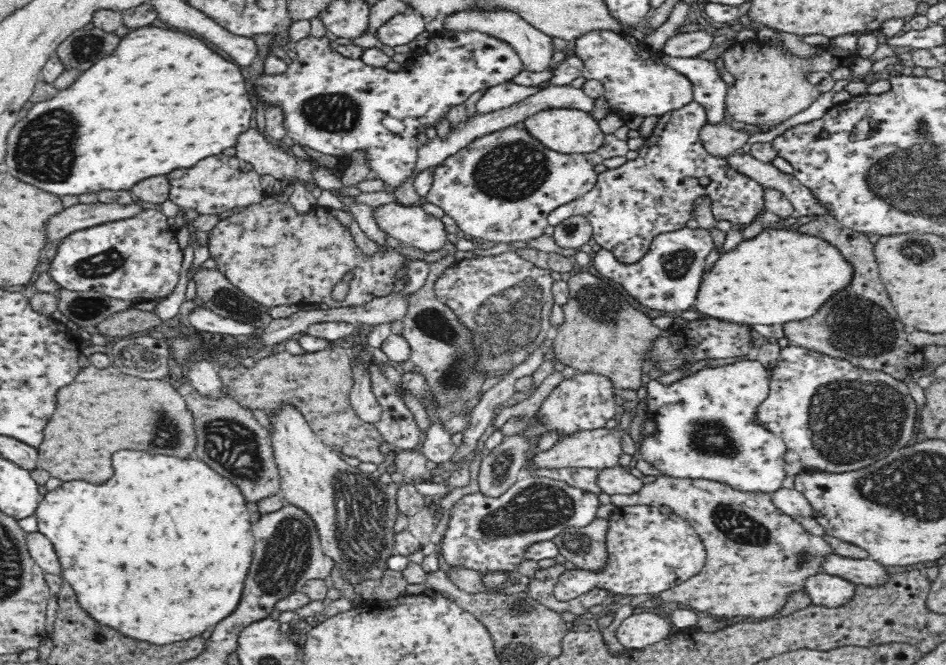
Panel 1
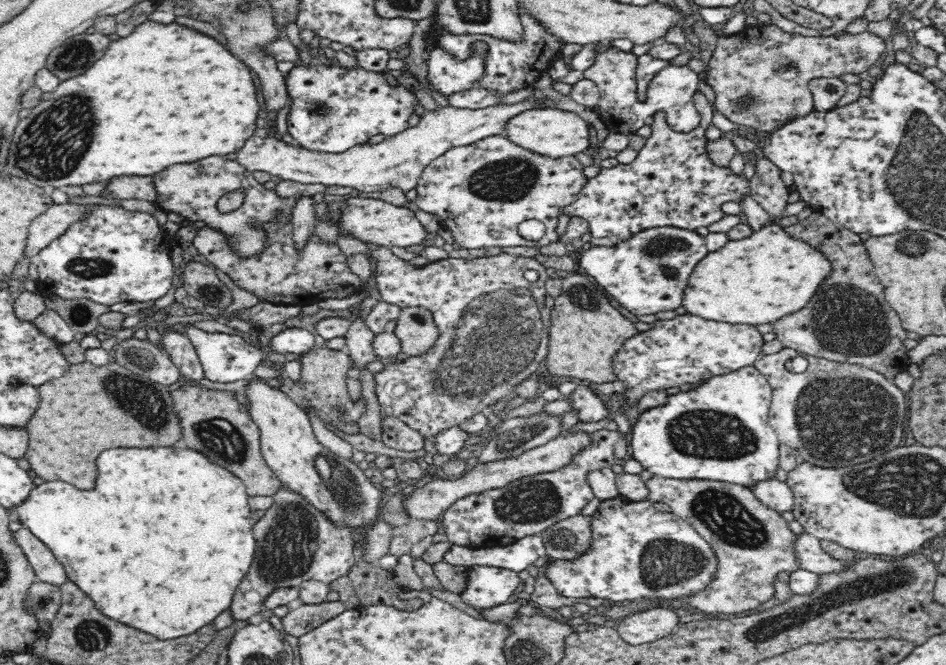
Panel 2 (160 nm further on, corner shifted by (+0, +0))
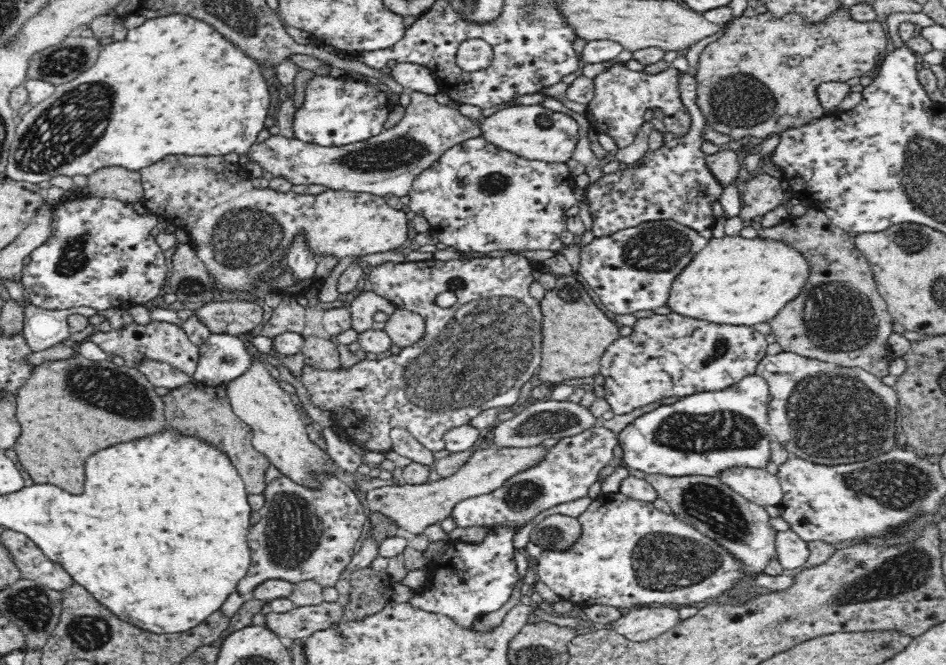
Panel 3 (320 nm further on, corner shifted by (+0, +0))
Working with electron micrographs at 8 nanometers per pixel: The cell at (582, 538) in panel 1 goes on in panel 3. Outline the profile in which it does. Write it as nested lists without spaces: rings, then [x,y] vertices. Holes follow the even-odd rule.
[[[552,514],[532,528],[529,540],[540,546],[543,552],[568,550],[582,536],[578,517]]]

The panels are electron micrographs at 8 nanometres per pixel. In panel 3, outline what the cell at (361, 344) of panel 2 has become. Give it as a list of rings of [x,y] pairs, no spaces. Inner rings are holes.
[[[374,291],[360,292],[349,306],[352,330],[360,337],[362,332],[372,329],[376,312],[390,313],[392,310],[392,303]]]

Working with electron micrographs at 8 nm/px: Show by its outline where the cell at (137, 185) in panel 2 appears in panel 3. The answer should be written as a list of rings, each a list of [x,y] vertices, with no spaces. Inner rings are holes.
[[[106,166],[88,176],[87,180],[87,185],[82,190],[85,196],[113,198],[130,204],[142,201],[144,196],[140,174],[121,166]]]

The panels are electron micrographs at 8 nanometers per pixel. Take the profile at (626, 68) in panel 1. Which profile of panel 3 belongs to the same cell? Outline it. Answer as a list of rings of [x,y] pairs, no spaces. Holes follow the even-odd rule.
[[[624,61],[607,62],[607,66],[594,78],[595,95],[587,104],[588,116],[598,133],[612,137],[616,146],[630,144],[636,132],[644,124],[644,112],[659,108],[663,111],[663,122],[675,136],[686,136],[692,126],[692,115],[680,97],[680,70],[669,66],[657,74],[633,72]]]

